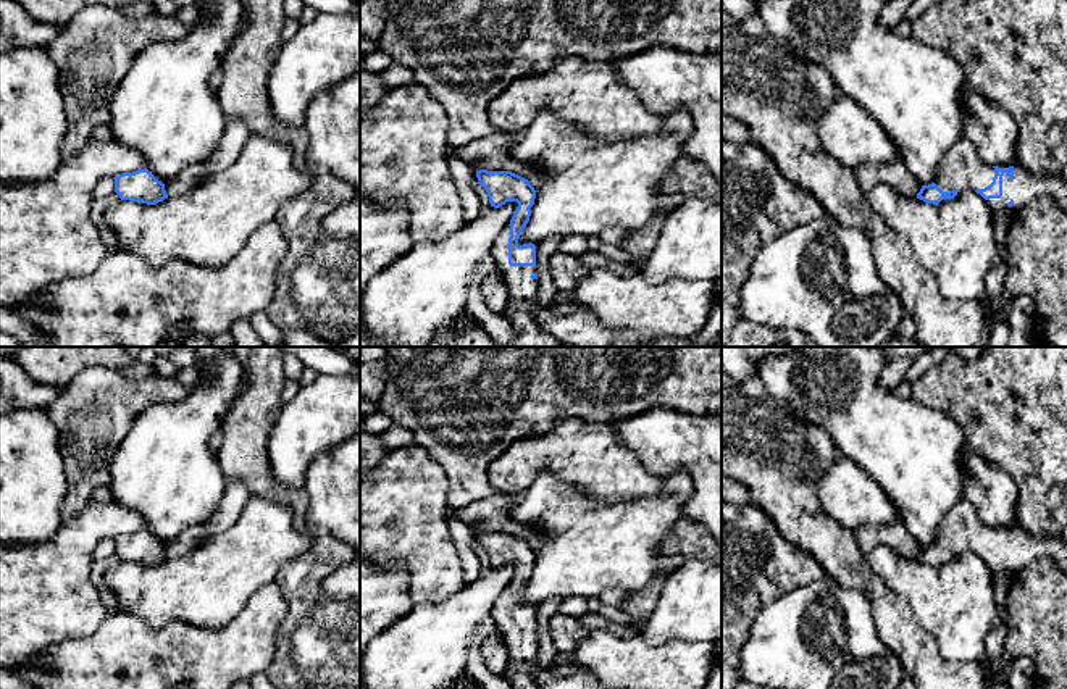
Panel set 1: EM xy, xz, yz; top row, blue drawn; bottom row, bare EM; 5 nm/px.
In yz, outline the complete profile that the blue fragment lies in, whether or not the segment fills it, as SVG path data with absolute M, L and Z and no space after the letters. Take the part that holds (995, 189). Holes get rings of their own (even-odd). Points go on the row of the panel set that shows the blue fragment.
M967 137L943 157L938 177L922 186L917 198L936 205L943 198L954 198L960 190L975 190L991 210L1011 210L1015 215L1043 195L1067 211L1067 181L1061 174L1043 176L1020 165L988 166Z

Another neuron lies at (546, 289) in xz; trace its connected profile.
M552 236L536 244L538 302L544 305L552 305L554 297L559 292L559 289L552 282L549 260L554 253L559 252L560 239L562 237Z

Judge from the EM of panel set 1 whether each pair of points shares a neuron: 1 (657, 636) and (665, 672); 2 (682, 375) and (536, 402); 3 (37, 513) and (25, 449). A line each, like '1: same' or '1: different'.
1: different
2: same
3: same

